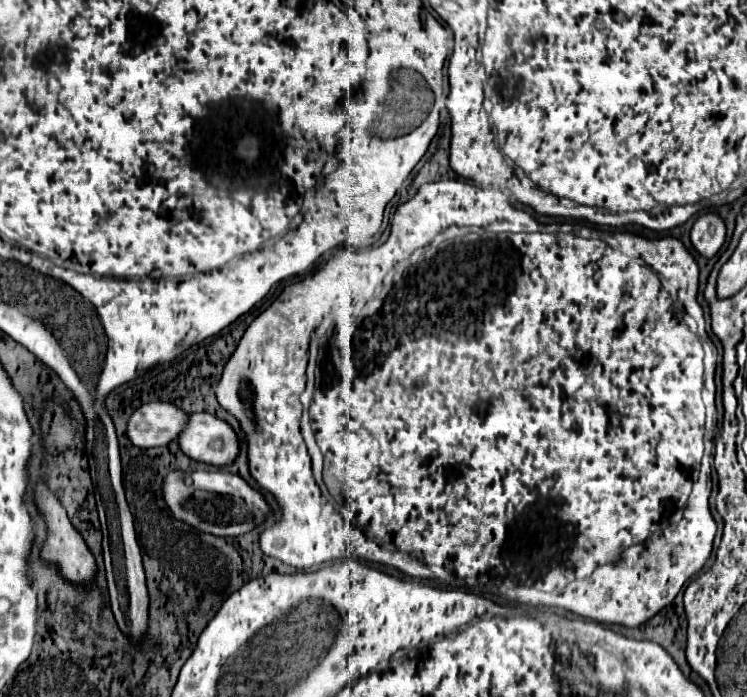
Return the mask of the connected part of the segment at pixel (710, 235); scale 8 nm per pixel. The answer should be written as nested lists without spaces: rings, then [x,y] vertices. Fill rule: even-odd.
[[[717,214],[699,216],[691,228],[691,244],[693,248],[705,256],[713,258],[725,242],[725,224]]]

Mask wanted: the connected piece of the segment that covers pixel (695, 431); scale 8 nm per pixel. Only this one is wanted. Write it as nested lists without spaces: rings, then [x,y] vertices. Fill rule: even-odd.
[[[441,180],[441,182],[431,182],[431,184],[423,184],[423,186],[421,186],[421,188],[419,188],[419,192],[417,192],[417,194],[415,194],[415,196],[413,196],[413,198],[411,198],[411,200],[407,200],[407,202],[405,202],[405,204],[401,204],[401,206],[399,206],[399,208],[397,208],[397,210],[395,210],[395,214],[393,214],[393,220],[391,220],[391,234],[389,234],[389,240],[386,240],[386,241],[385,241],[385,242],[384,242],[384,243],[383,243],[383,244],[381,244],[381,245],[376,245],[376,243],[375,243],[375,240],[374,240],[374,236],[373,236],[373,238],[371,238],[371,240],[369,240],[369,242],[365,242],[365,244],[363,244],[363,246],[361,246],[361,248],[353,248],[353,246],[347,246],[347,244],[343,244],[343,246],[342,246],[342,247],[340,247],[340,248],[338,248],[338,249],[336,249],[336,250],[335,250],[335,251],[334,251],[334,252],[333,252],[333,254],[332,254],[332,256],[331,256],[331,258],[333,258],[333,256],[339,256],[339,252],[341,252],[341,250],[357,250],[357,256],[365,256],[365,252],[369,252],[369,254],[373,254],[373,276],[371,276],[371,280],[369,280],[369,284],[367,284],[367,290],[361,290],[361,292],[357,292],[357,282],[339,282],[339,280],[341,280],[341,278],[337,278],[337,284],[333,284],[333,278],[329,278],[329,270],[325,270],[325,268],[323,268],[323,267],[322,267],[322,268],[321,268],[321,269],[319,269],[319,270],[317,270],[317,272],[314,272],[314,273],[313,273],[313,274],[311,274],[311,276],[306,276],[306,277],[305,277],[305,280],[301,280],[301,282],[295,282],[295,284],[289,284],[289,286],[285,286],[285,288],[283,288],[283,292],[281,292],[281,294],[279,294],[279,296],[277,296],[277,300],[275,300],[275,302],[273,302],[273,304],[271,304],[271,306],[269,306],[269,308],[267,308],[267,310],[265,310],[265,312],[263,312],[263,314],[259,314],[259,316],[257,316],[257,318],[255,318],[255,320],[253,320],[253,324],[251,324],[251,326],[249,326],[249,328],[247,328],[247,330],[245,330],[245,334],[243,334],[243,338],[241,338],[241,342],[239,342],[239,346],[237,346],[237,350],[235,350],[235,352],[233,352],[233,356],[231,356],[231,358],[229,358],[229,362],[227,362],[227,364],[225,364],[225,370],[223,370],[223,376],[221,376],[221,380],[219,380],[219,386],[217,386],[217,390],[215,390],[215,394],[217,394],[217,400],[219,400],[219,404],[221,404],[221,406],[223,406],[223,408],[225,408],[225,410],[229,410],[229,412],[231,412],[231,414],[233,414],[233,416],[235,416],[235,418],[237,418],[237,420],[239,420],[239,422],[241,422],[241,428],[243,428],[243,432],[245,432],[245,434],[247,434],[247,440],[249,440],[249,470],[251,470],[251,476],[253,476],[253,478],[255,478],[255,480],[257,480],[257,482],[259,482],[259,486],[261,486],[261,488],[265,488],[265,490],[269,490],[269,492],[273,492],[273,496],[275,496],[275,498],[277,498],[277,500],[279,500],[279,504],[281,504],[281,506],[283,506],[283,520],[281,520],[281,522],[277,522],[277,524],[275,524],[275,526],[271,526],[271,528],[269,528],[269,530],[265,530],[265,532],[263,532],[263,534],[261,534],[261,540],[259,540],[259,542],[261,542],[261,550],[263,550],[263,552],[265,552],[265,554],[267,554],[267,556],[273,556],[273,558],[277,558],[277,560],[281,560],[281,562],[285,562],[285,564],[289,564],[289,566],[295,566],[295,568],[297,568],[297,570],[313,570],[313,566],[321,566],[321,564],[325,564],[325,562],[329,562],[329,560],[343,560],[343,558],[351,558],[351,556],[357,556],[357,558],[361,558],[361,560],[367,560],[367,562],[379,562],[379,564],[387,564],[387,566],[393,566],[393,568],[397,568],[397,570],[399,570],[399,572],[403,572],[403,574],[407,574],[407,576],[411,576],[411,578],[421,578],[421,580],[431,580],[431,578],[437,578],[437,580],[441,580],[441,582],[445,582],[445,584],[449,584],[449,586],[455,586],[455,588],[469,588],[469,590],[473,590],[473,592],[481,592],[481,594],[485,594],[485,592],[491,592],[491,594],[499,594],[499,596],[503,596],[503,598],[507,598],[507,600],[515,600],[515,602],[521,602],[521,604],[531,604],[531,606],[539,606],[539,604],[541,604],[541,606],[557,606],[557,608],[565,608],[565,610],[566,610],[566,611],[568,611],[568,612],[570,612],[570,613],[571,613],[571,615],[572,615],[572,616],[571,616],[571,617],[572,617],[572,619],[573,619],[573,618],[575,618],[575,617],[578,617],[578,616],[583,616],[583,618],[589,618],[589,620],[595,620],[595,622],[601,622],[601,624],[621,624],[621,626],[625,626],[625,627],[627,627],[627,628],[635,628],[635,627],[637,627],[637,626],[641,626],[641,624],[643,624],[643,622],[647,622],[647,620],[649,620],[649,618],[653,618],[653,616],[655,616],[655,614],[657,614],[657,612],[659,612],[659,610],[663,610],[663,608],[665,608],[665,606],[669,606],[669,604],[671,604],[671,602],[673,602],[673,598],[675,598],[675,596],[677,596],[677,594],[679,594],[679,590],[681,590],[681,588],[683,588],[683,584],[685,584],[685,582],[687,582],[687,580],[689,580],[689,578],[691,578],[691,576],[693,576],[693,574],[697,574],[697,572],[699,572],[699,570],[701,570],[701,568],[703,568],[703,566],[705,566],[705,562],[707,562],[707,560],[709,560],[709,556],[711,556],[711,548],[713,548],[713,538],[715,538],[715,532],[717,532],[717,524],[715,524],[715,520],[713,520],[713,516],[711,516],[711,510],[709,510],[709,502],[707,502],[707,498],[709,498],[709,496],[710,496],[710,493],[711,493],[711,492],[699,492],[699,494],[697,494],[697,492],[693,492],[693,489],[692,489],[692,492],[691,492],[691,486],[693,486],[693,482],[695,482],[695,480],[697,480],[697,476],[699,476],[699,464],[701,464],[701,458],[703,458],[703,434],[705,434],[705,406],[707,406],[707,410],[709,410],[709,412],[715,412],[715,366],[717,366],[717,348],[715,348],[715,346],[713,346],[713,342],[711,342],[711,338],[709,338],[709,336],[707,336],[707,332],[705,332],[705,318],[703,318],[703,310],[701,310],[701,306],[699,306],[699,302],[697,302],[697,288],[699,288],[699,268],[697,268],[697,262],[695,262],[695,258],[693,258],[693,256],[691,256],[691,254],[689,254],[689,252],[687,252],[687,250],[685,250],[685,246],[683,246],[683,244],[681,244],[681,242],[679,242],[679,240],[675,240],[675,238],[671,238],[671,236],[667,236],[667,238],[661,238],[661,242],[657,242],[657,240],[647,240],[647,238],[641,238],[641,236],[635,236],[635,234],[629,234],[629,232],[617,232],[617,236],[609,236],[609,238],[613,238],[613,240],[609,240],[609,244],[613,244],[613,248],[611,248],[611,246],[609,246],[609,244],[607,244],[607,242],[605,242],[605,240],[585,240],[585,238],[577,238],[577,236],[575,236],[575,234],[541,234],[541,232],[545,232],[545,226],[543,226],[543,224],[539,224],[539,222],[535,222],[535,220],[533,220],[533,218],[531,218],[531,216],[529,216],[529,214],[527,214],[527,212],[523,212],[523,210],[515,210],[515,208],[513,208],[513,206],[511,206],[511,204],[509,204],[509,200],[507,200],[507,198],[505,198],[505,194],[503,194],[503,192],[499,192],[499,190],[481,190],[481,188],[475,188],[475,186],[471,186],[471,184],[467,184],[467,182],[463,182],[463,180]],[[459,226],[476,226],[476,227],[478,227],[478,228],[479,228],[479,227],[480,227],[480,228],[484,228],[484,229],[485,229],[485,230],[489,230],[489,231],[492,231],[492,232],[485,232],[485,234],[473,234],[473,236],[469,236],[469,238],[465,238],[465,240],[461,240],[461,238],[457,238],[457,236],[459,236]],[[657,274],[661,274],[661,276],[663,276],[663,278],[665,278],[665,280],[669,280],[669,282],[671,282],[671,284],[673,284],[673,286],[675,286],[675,288],[679,288],[679,290],[681,290],[681,296],[679,296],[679,298],[681,298],[681,302],[683,302],[683,308],[685,308],[685,312],[687,312],[687,314],[689,314],[689,316],[691,316],[691,318],[693,318],[693,320],[695,320],[695,322],[697,322],[697,336],[699,336],[699,338],[697,338],[697,336],[695,336],[695,334],[693,334],[693,332],[689,332],[689,328],[687,328],[687,326],[685,326],[685,324],[683,324],[683,320],[681,320],[681,318],[679,318],[679,316],[677,316],[677,314],[675,314],[675,308],[673,308],[673,300],[671,300],[671,298],[669,298],[669,294],[667,294],[667,292],[665,292],[665,290],[663,290],[663,288],[661,288],[661,282],[659,282],[659,276],[657,276]],[[325,316],[332,316],[332,326],[333,326],[333,329],[332,329],[332,330],[331,330],[331,334],[329,334],[329,336],[331,336],[331,338],[327,338],[327,342],[323,342],[323,344],[321,344],[321,346],[319,346],[319,336],[320,336],[320,335],[321,335],[321,331],[320,331],[320,328],[318,328],[318,329],[317,329],[317,326],[319,326],[319,324],[321,324],[321,322],[322,322],[322,321],[323,321],[323,318],[325,318]],[[332,496],[333,496],[333,498],[335,498],[335,500],[337,500],[337,502],[339,502],[339,504],[345,504],[345,506],[349,506],[349,510],[351,510],[351,512],[353,512],[353,514],[355,514],[355,518],[346,518],[346,517],[348,517],[348,511],[349,511],[349,510],[348,510],[348,509],[347,509],[347,508],[346,508],[346,507],[344,507],[344,506],[340,506],[340,505],[337,505],[337,504],[335,504],[335,503],[334,503],[334,502],[333,502],[333,498],[332,498]],[[679,510],[683,510],[683,516],[681,516],[681,522],[663,522],[663,520],[667,520],[667,518],[671,518],[671,516],[673,516],[673,514],[675,514],[675,512],[679,512]]]

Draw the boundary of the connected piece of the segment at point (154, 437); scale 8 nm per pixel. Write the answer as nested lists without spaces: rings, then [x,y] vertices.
[[[149,402],[133,412],[127,436],[139,448],[167,446],[187,426],[189,414],[171,402]]]

